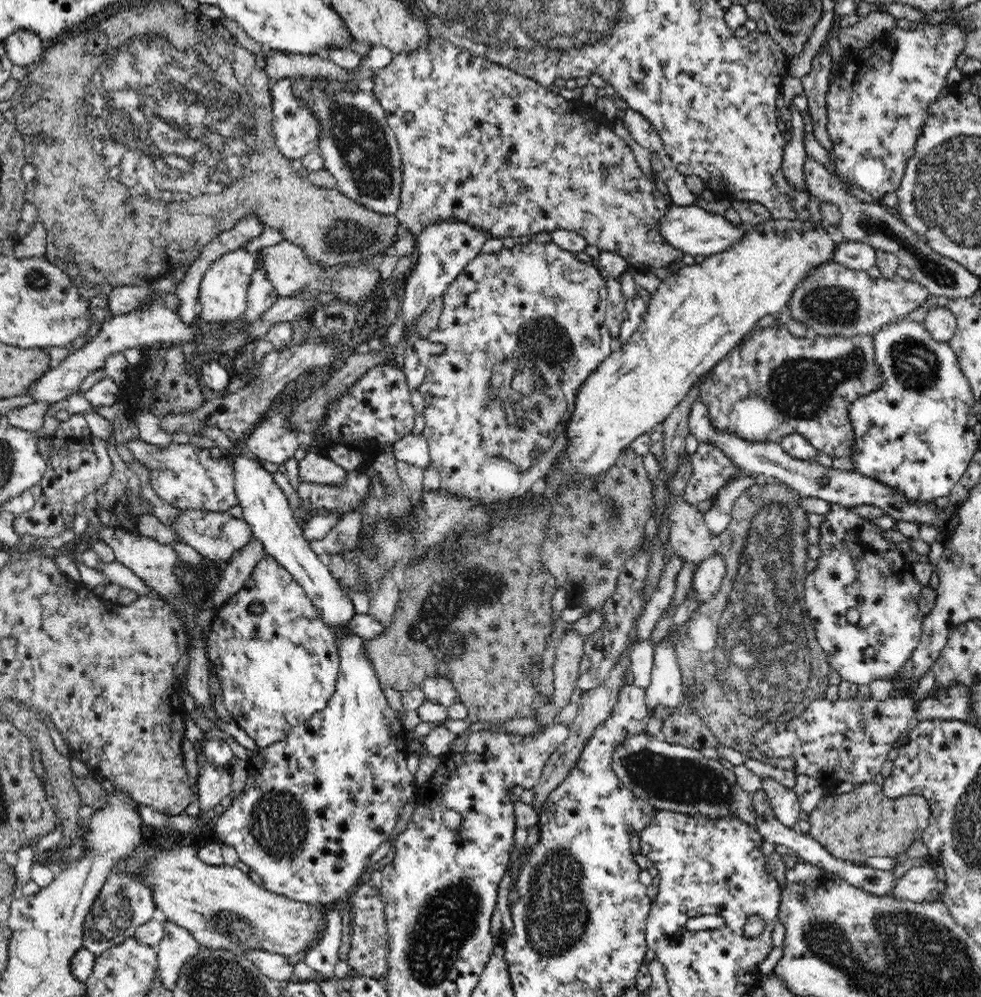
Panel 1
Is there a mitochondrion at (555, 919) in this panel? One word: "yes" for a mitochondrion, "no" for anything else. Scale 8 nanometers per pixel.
yes

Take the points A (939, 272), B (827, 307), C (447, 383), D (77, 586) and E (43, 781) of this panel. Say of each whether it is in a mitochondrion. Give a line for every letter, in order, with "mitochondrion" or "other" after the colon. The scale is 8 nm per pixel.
A: mitochondrion
B: mitochondrion
C: other
D: other
E: other

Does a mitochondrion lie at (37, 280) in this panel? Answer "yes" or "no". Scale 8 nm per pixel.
yes

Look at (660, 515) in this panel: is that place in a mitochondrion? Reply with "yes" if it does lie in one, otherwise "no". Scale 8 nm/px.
no

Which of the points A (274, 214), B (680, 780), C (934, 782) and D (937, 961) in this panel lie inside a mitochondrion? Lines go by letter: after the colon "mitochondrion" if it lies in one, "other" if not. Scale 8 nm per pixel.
A: other
B: mitochondrion
C: other
D: mitochondrion

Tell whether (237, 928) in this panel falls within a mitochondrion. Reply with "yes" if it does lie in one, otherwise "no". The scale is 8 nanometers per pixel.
yes

